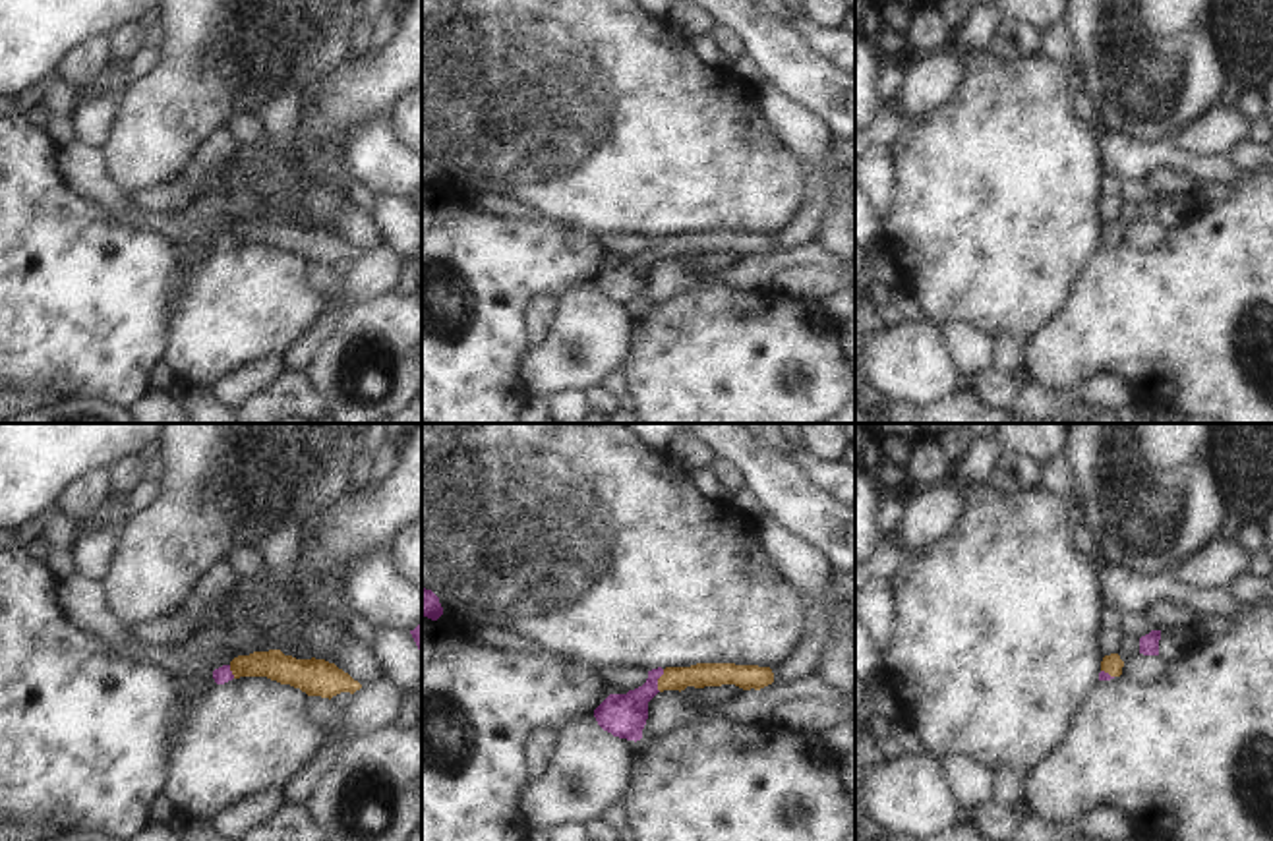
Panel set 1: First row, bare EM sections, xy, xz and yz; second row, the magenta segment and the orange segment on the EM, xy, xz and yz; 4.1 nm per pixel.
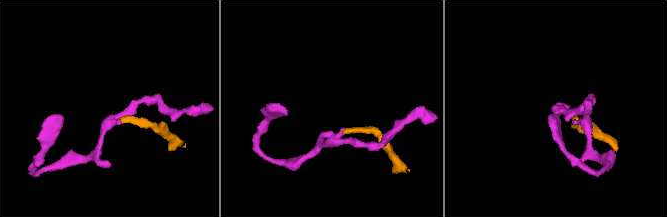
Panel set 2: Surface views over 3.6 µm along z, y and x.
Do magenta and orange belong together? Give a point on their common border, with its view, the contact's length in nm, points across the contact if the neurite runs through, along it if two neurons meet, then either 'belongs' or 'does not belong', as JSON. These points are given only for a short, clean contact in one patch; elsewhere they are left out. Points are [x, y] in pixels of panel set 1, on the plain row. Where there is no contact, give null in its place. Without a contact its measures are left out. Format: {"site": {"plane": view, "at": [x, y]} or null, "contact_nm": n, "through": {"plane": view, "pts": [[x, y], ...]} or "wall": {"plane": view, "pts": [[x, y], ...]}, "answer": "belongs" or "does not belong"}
{"site": {"plane": "xz", "at": [656, 248]}, "contact_nm": 100, "through": {"plane": "xz", "pts": [[623, 283], [656, 248], [699, 242]]}, "answer": "belongs"}

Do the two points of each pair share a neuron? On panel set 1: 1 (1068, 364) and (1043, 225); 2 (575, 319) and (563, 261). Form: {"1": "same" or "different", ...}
{"1": "different", "2": "different"}

